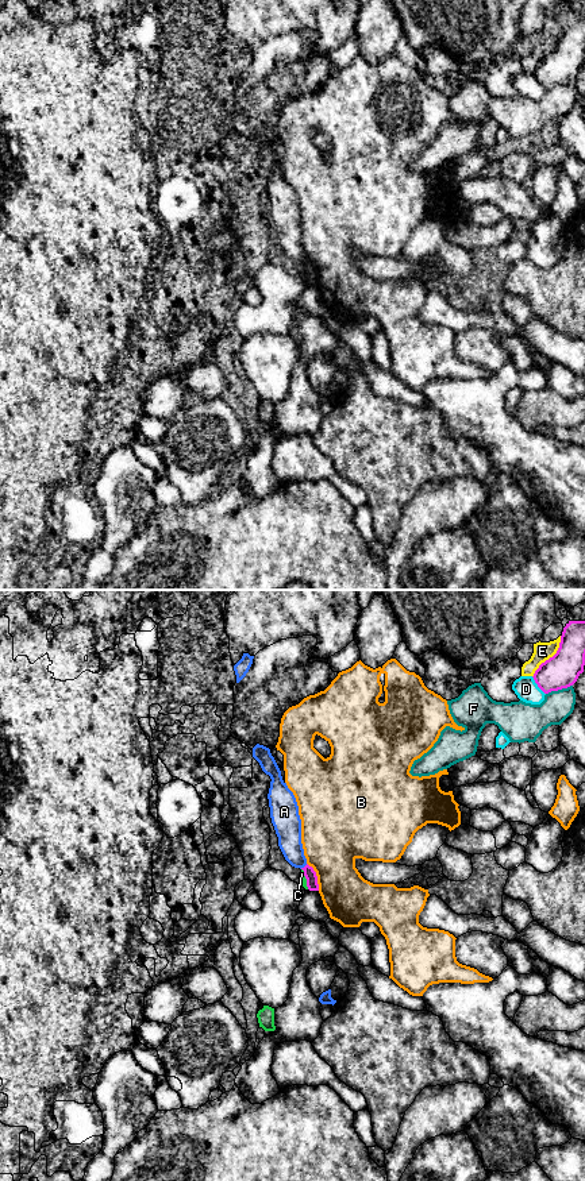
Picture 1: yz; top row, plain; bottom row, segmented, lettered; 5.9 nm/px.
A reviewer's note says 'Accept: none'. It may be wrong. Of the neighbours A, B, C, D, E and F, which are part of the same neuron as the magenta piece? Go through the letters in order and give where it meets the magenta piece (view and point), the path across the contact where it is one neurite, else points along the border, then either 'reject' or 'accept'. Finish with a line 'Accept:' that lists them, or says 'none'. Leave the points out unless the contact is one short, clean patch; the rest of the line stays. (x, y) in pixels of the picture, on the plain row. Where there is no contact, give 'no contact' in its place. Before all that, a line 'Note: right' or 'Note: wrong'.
Note: right
A: meets magenta in yz at (304, 262); reject
B: meets magenta in yz at (316, 271); border along yz (307, 258), (315, 267), (319, 285); reject
C: meets magenta in yz at (306, 273); border along yz (301, 263), (308, 284); reject
D: meets magenta in yz at (538, 81); reject
E: meets magenta in yz at (550, 53); reject
F: meets magenta in yz at (558, 84); reject
Accept: none

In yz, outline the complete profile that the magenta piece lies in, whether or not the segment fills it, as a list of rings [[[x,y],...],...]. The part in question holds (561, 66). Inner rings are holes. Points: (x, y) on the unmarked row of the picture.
[[[569,16],[557,49],[534,69],[538,82],[549,89],[573,81],[585,61],[585,16]]]

